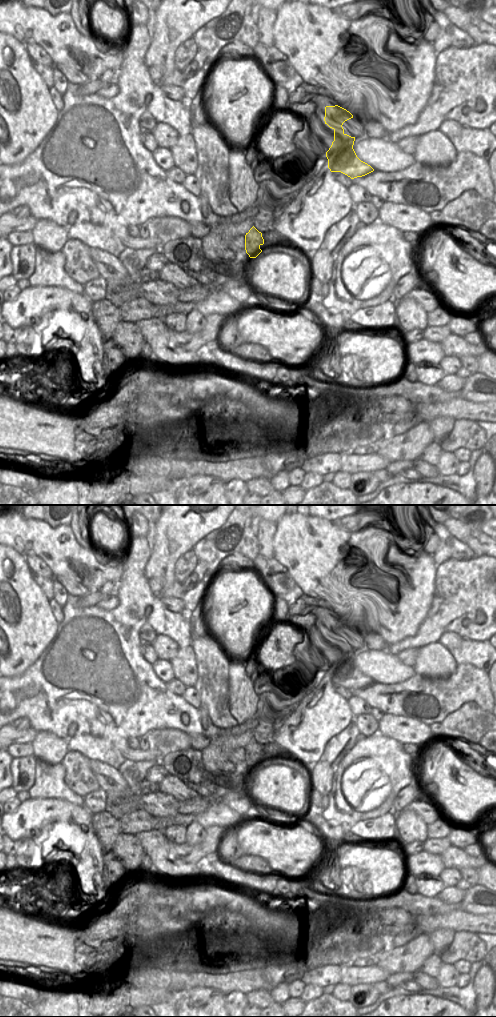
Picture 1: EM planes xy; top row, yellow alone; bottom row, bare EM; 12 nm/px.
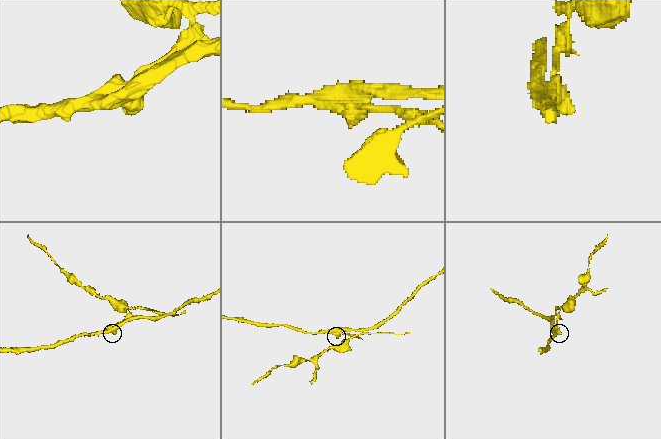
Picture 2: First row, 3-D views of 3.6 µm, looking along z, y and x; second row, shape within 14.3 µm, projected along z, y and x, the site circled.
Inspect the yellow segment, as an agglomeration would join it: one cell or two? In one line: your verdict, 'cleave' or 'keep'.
cleave

